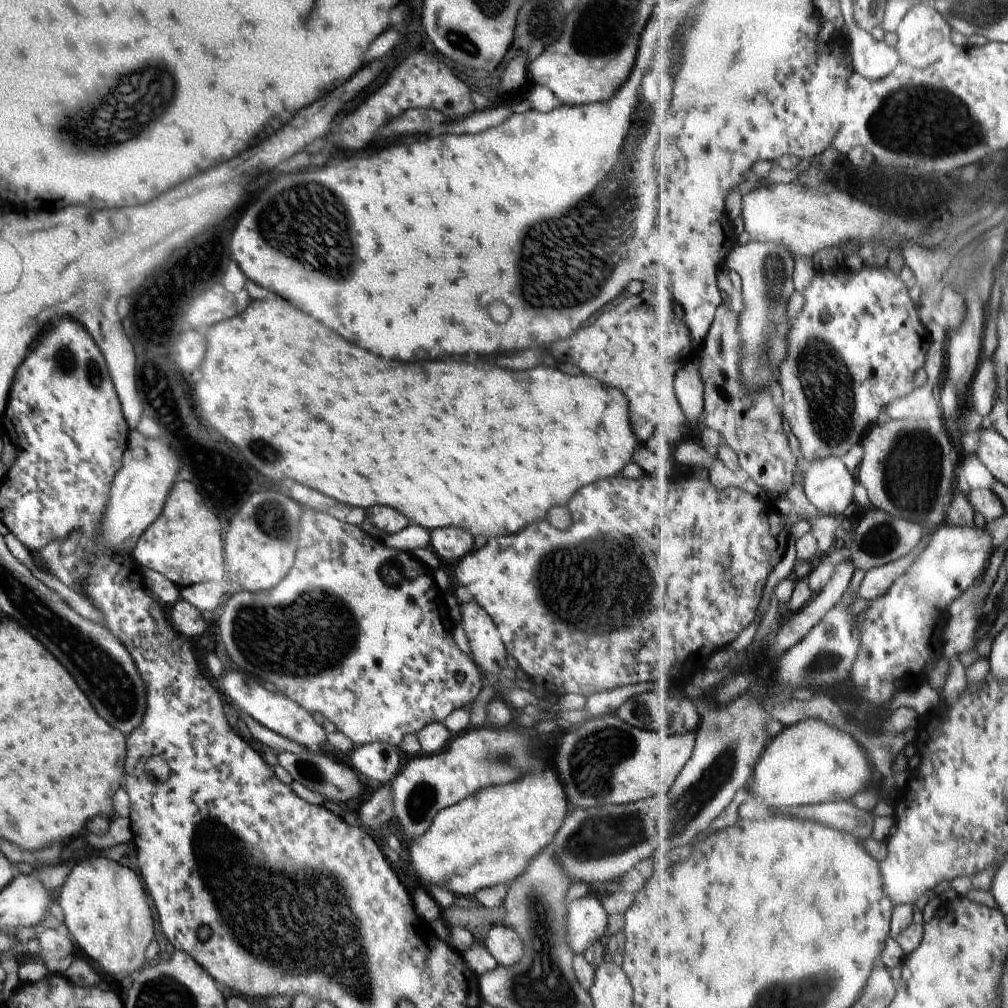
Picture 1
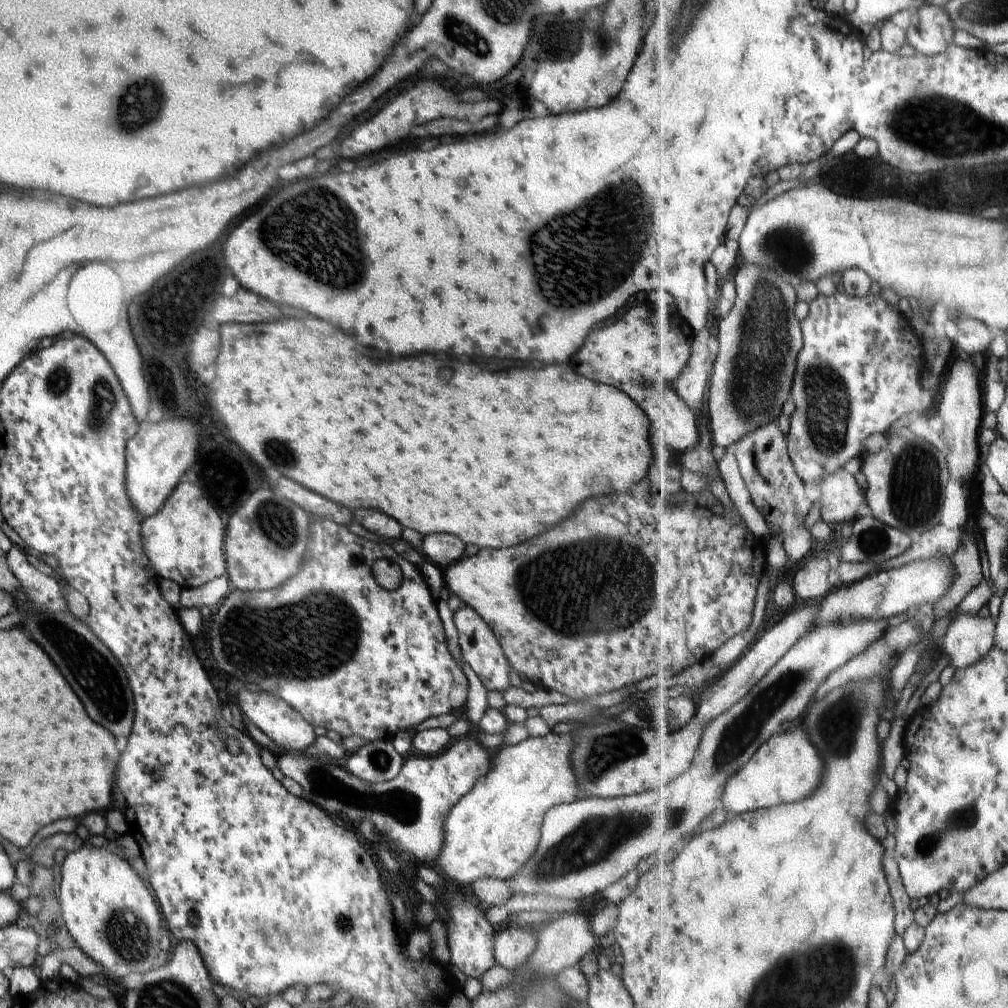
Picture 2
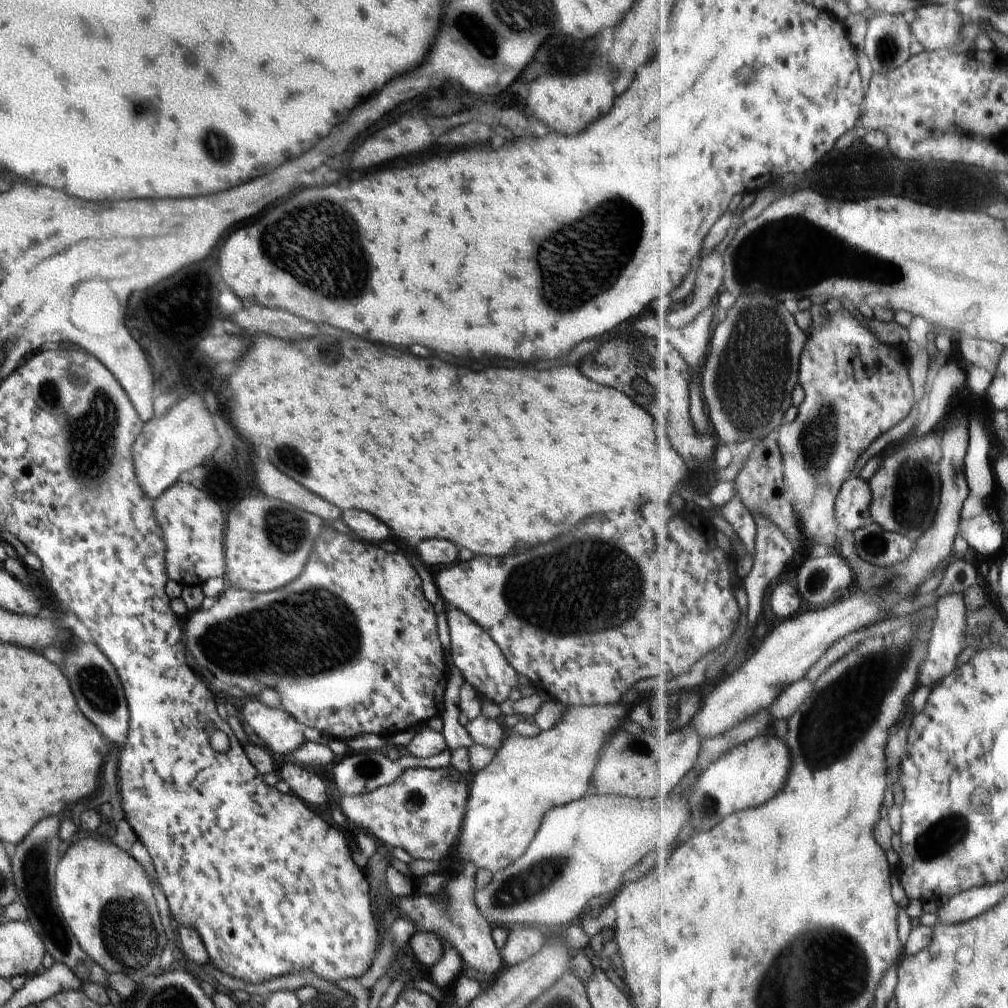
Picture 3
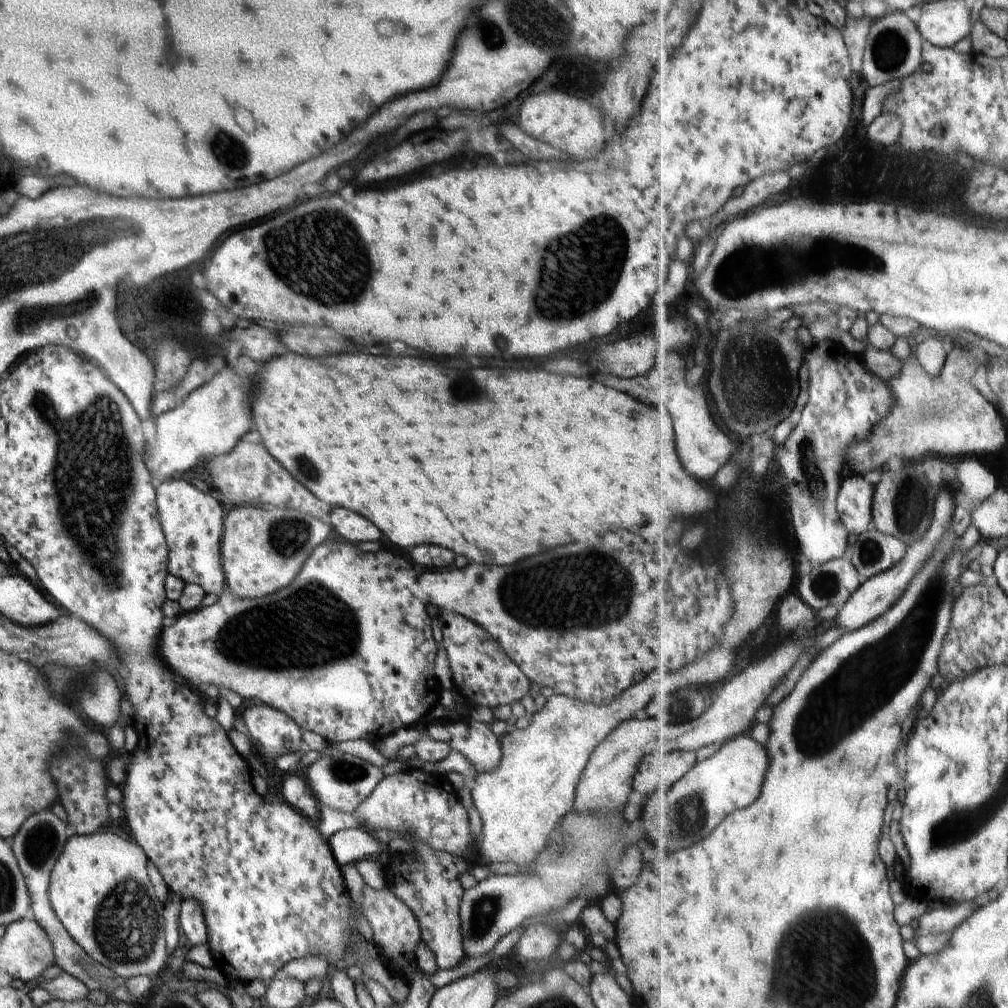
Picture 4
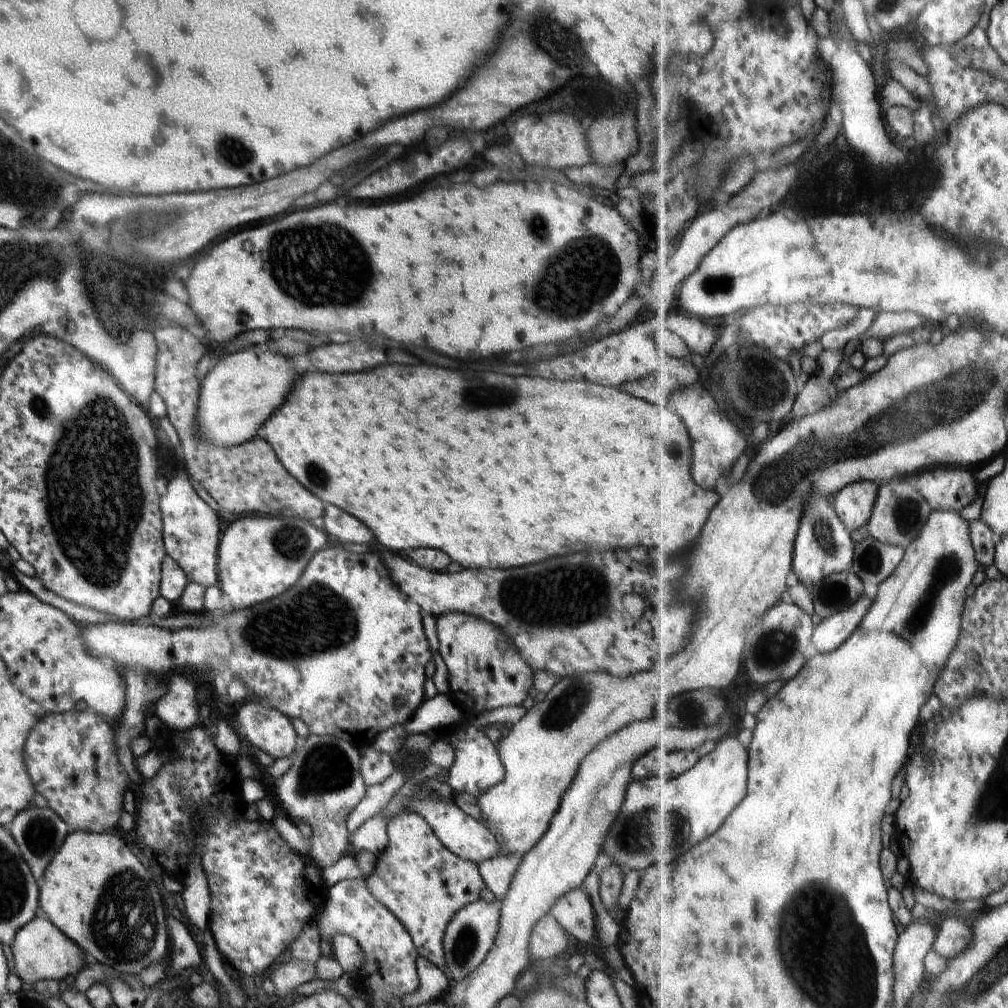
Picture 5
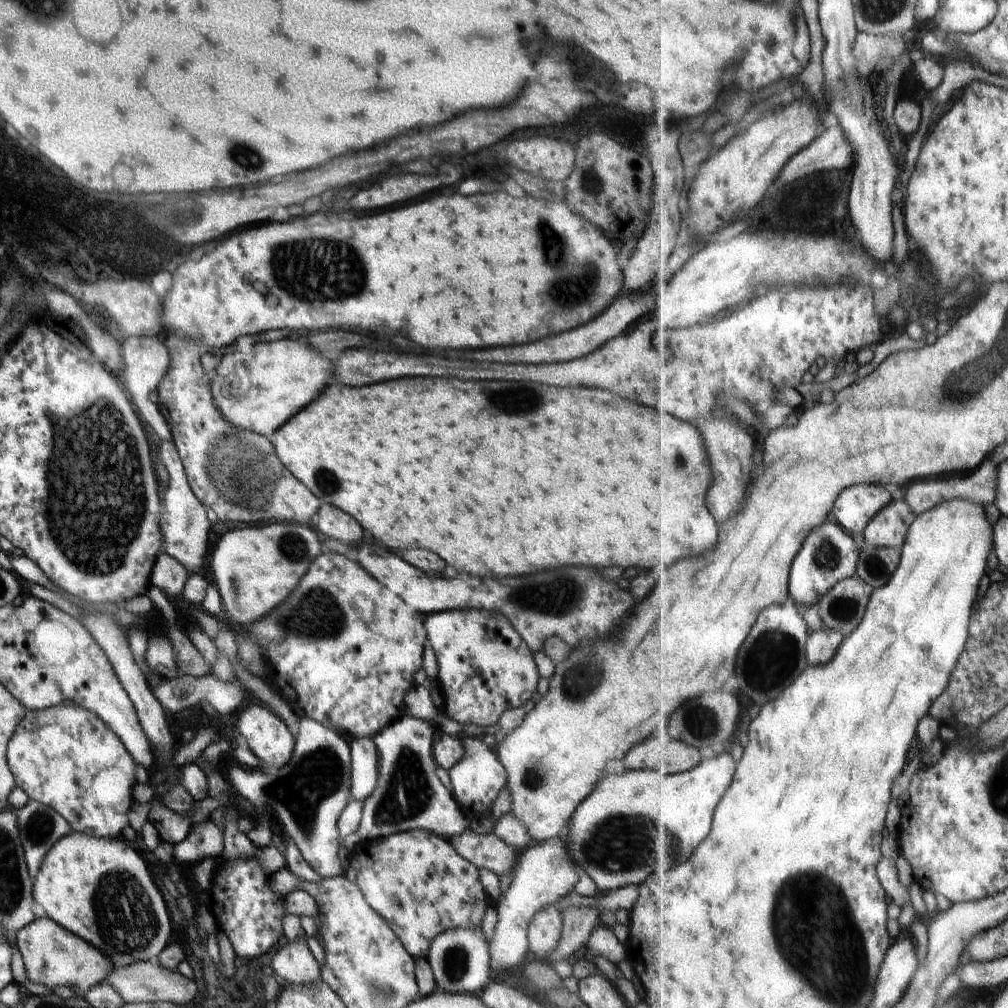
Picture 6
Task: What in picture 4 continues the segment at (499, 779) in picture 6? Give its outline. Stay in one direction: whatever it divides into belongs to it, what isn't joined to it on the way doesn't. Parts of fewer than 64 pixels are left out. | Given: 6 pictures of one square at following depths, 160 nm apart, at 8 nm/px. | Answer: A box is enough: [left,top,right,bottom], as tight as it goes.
[425,718,501,774]

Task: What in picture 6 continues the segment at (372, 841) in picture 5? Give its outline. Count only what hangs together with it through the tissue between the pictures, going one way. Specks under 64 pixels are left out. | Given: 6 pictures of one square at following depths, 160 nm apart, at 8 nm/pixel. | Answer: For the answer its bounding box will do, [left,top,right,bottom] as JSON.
[357,715,471,841]

